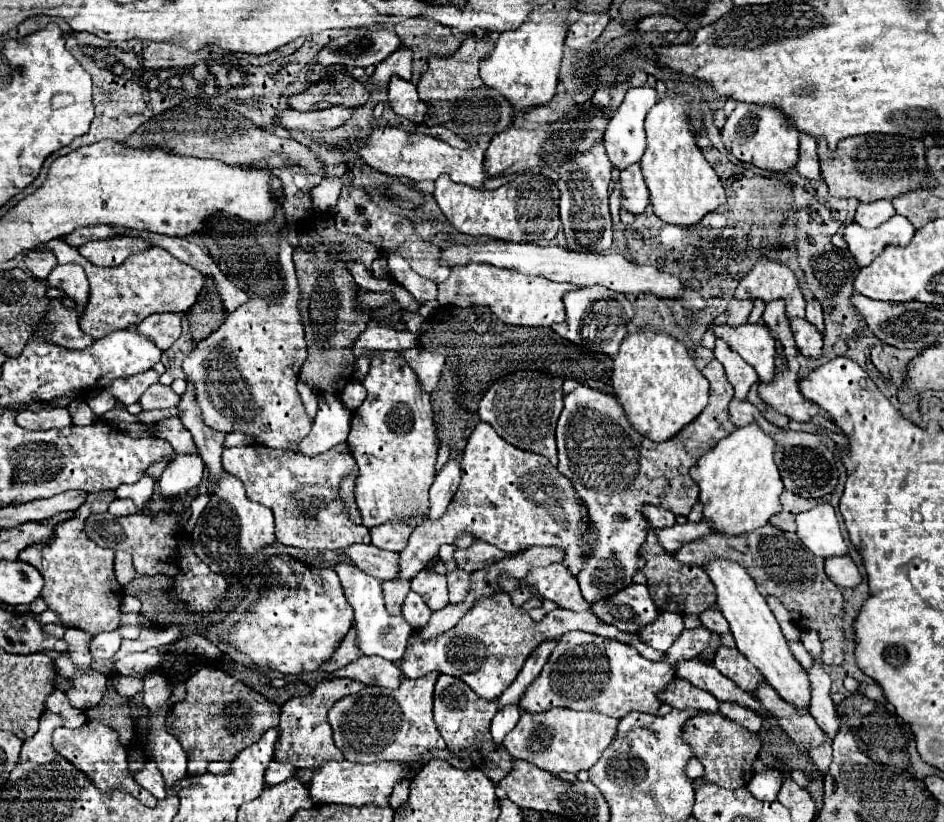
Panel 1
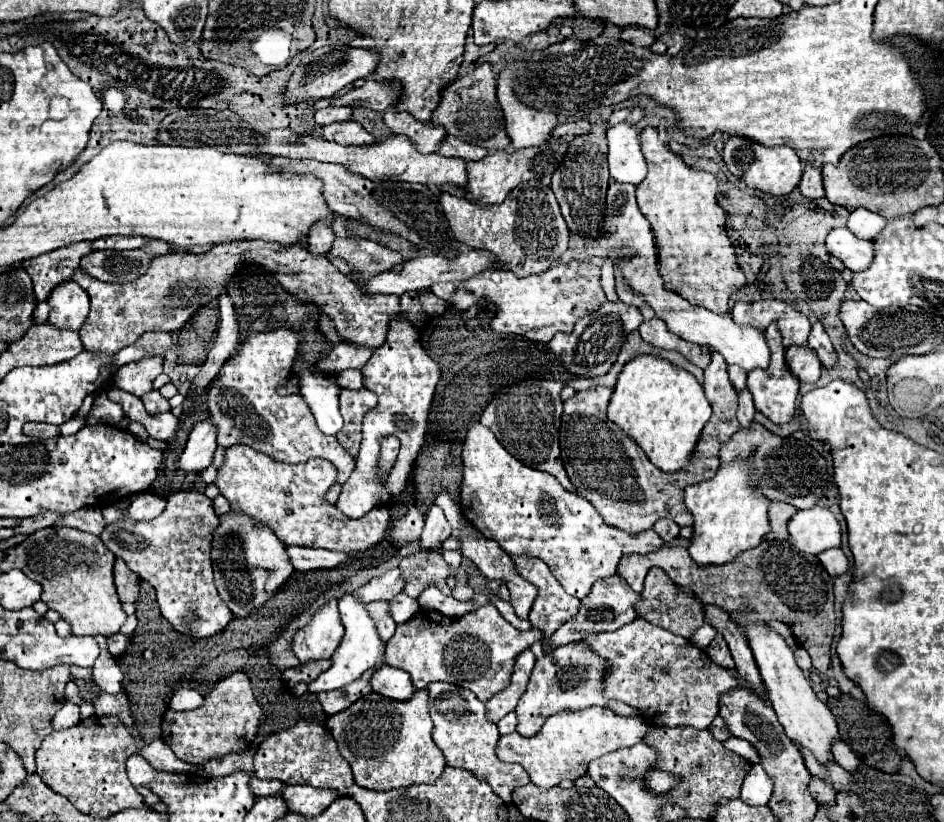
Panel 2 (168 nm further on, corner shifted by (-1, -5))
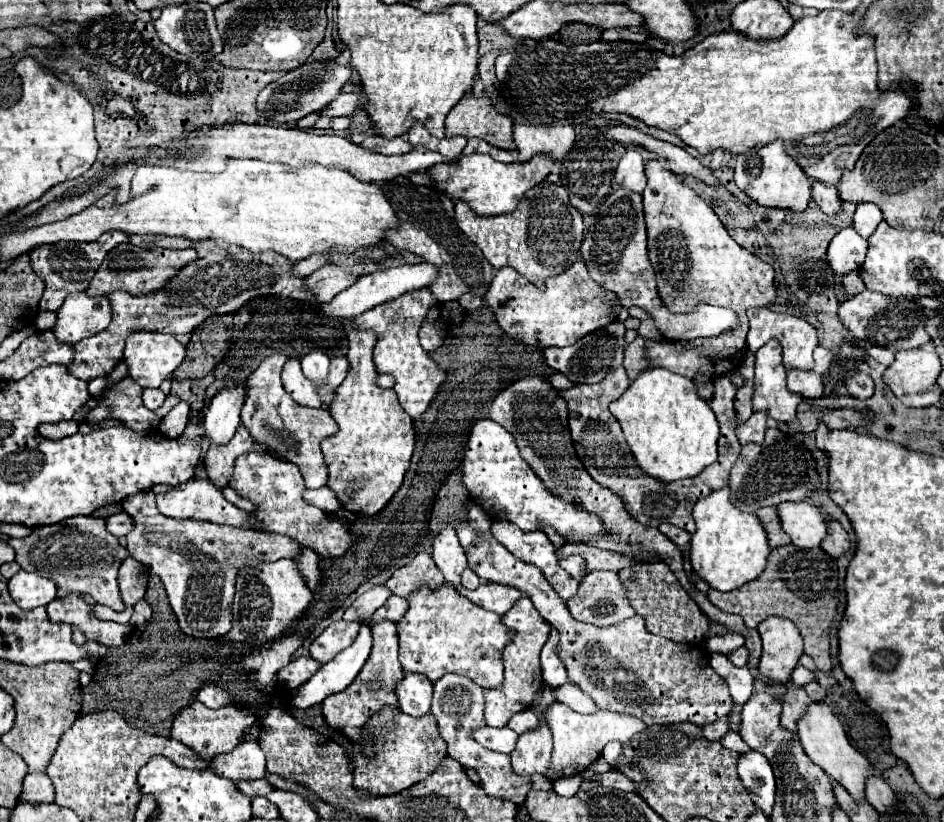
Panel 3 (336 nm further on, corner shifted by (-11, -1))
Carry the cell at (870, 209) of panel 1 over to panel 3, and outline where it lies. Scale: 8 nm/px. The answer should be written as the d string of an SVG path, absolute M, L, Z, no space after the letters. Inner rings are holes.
M860 204L854 212L854 230L862 236L868 238L872 236L872 232L878 228L878 224L882 222L882 210L876 204Z

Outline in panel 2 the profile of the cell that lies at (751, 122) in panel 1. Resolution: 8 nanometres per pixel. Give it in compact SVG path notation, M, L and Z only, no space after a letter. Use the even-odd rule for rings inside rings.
M732 136L726 144L724 144L724 152L722 158L730 170L732 176L736 176L738 180L744 180L748 188L760 190L760 192L768 192L772 196L784 196L790 194L802 178L802 160L798 158L798 154L794 152L794 148L790 146L774 146L774 148L766 148L762 144L754 144L752 140L742 140L738 136Z

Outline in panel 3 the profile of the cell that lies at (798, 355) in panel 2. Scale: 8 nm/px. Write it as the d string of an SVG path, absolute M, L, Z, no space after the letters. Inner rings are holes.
M798 368L788 370L788 390L802 394L804 398L820 398L824 392L822 376L812 372L800 372Z

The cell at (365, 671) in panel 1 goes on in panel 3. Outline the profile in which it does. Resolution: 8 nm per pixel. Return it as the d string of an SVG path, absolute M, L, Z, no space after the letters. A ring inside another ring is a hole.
M406 672L400 684L396 684L398 708L410 716L424 716L430 710L432 682L424 674Z

